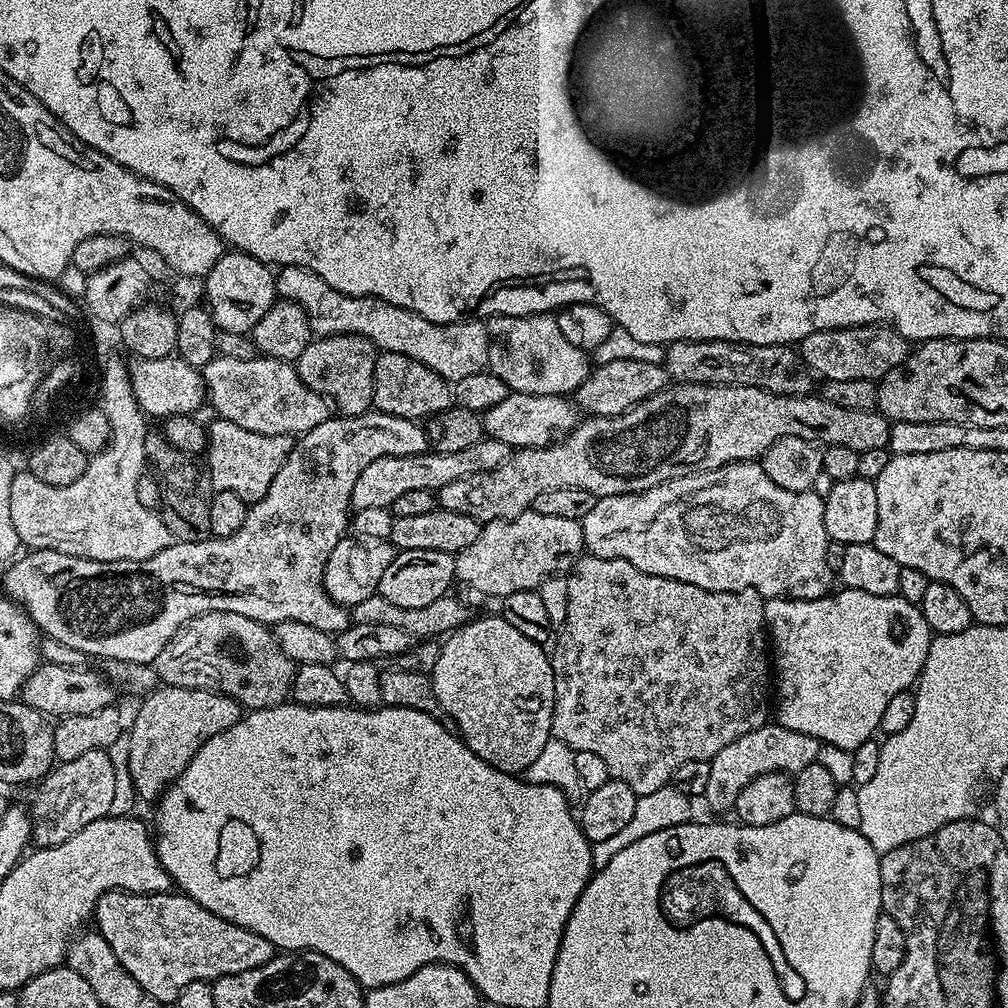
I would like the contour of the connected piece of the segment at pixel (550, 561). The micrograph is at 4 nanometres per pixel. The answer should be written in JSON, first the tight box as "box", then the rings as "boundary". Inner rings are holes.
{"box":[455,512,585,598],"boundary":[[[523,512],[513,520],[490,520],[478,539],[455,553],[456,580],[484,596],[499,598],[518,590],[536,590],[547,576],[571,573],[585,555],[584,526],[570,518],[546,518],[546,514]]]}

